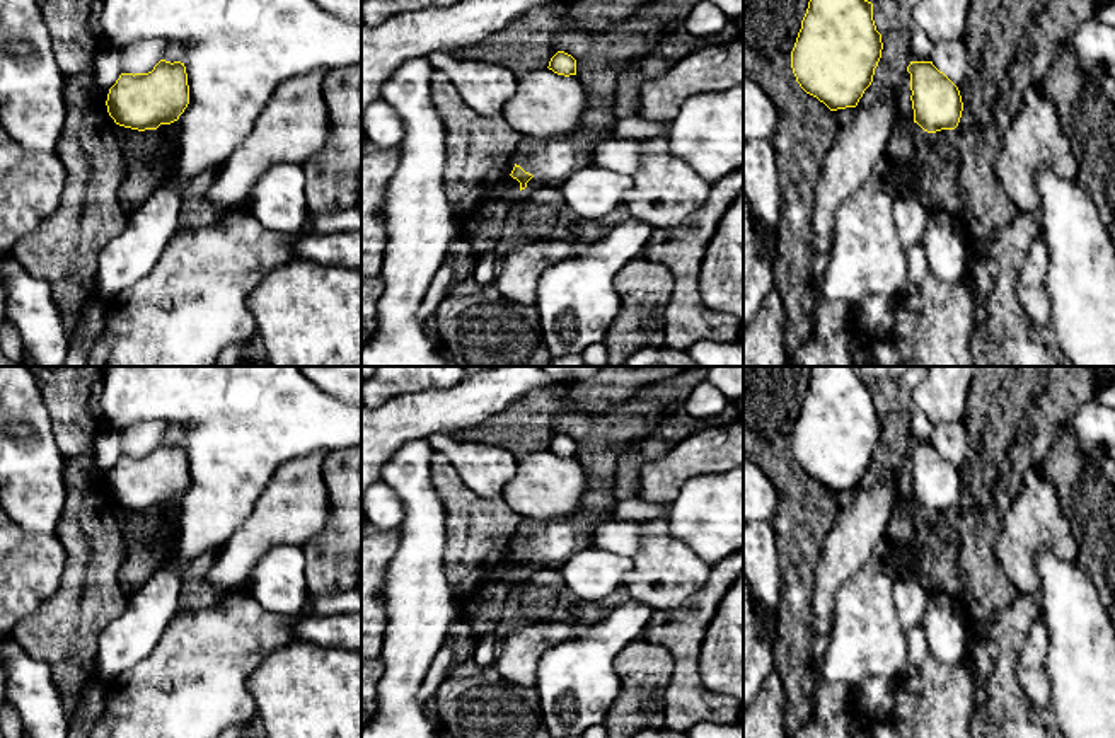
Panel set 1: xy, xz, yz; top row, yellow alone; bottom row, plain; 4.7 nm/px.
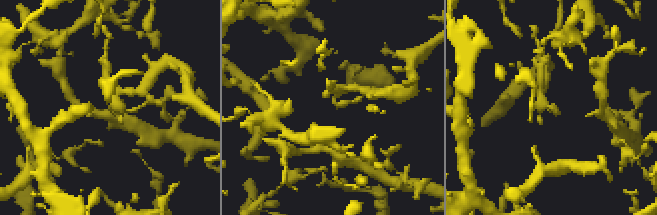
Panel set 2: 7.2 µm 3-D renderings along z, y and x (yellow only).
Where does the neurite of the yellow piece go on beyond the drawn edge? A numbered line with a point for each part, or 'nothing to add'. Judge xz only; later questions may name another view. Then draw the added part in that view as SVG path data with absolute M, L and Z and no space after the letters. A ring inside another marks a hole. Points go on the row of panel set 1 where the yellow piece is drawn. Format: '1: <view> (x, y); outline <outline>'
nothing to add

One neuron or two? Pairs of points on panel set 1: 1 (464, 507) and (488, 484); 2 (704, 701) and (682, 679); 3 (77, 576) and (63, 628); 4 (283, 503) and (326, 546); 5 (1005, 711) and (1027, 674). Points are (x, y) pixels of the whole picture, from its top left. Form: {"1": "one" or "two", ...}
{"1": "two", "2": "one", "3": "one", "4": "two", "5": "two"}

